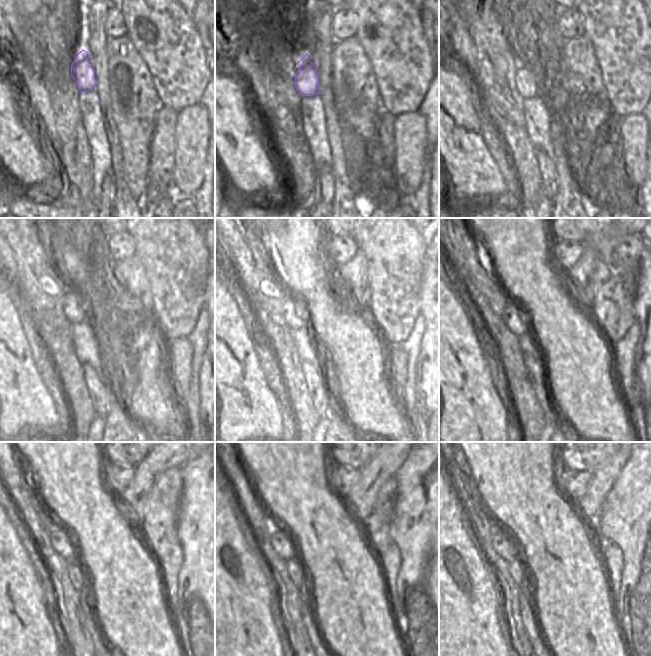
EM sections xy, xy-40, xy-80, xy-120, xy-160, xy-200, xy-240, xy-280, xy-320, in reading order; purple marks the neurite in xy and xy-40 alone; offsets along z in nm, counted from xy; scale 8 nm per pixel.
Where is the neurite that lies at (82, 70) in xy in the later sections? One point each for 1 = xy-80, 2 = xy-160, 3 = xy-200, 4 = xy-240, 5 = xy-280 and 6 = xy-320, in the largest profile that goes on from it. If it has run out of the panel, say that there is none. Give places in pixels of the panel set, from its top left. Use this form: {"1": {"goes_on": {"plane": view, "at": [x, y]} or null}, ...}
{"1": {"goes_on": {"plane": "xy-80", "at": [529, 80]}}, "2": {"goes_on": {"plane": "xy-160", "at": [294, 310]}}, "3": {"goes_on": {"plane": "xy-200", "at": [513, 316]}}, "4": {"goes_on": {"plane": "xy-240", "at": [60, 540]}}, "5": {"goes_on": {"plane": "xy-280", "at": [281, 541]}}, "6": {"goes_on": {"plane": "xy-320", "at": [502, 543]}}}

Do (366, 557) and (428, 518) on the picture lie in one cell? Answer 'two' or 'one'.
two

